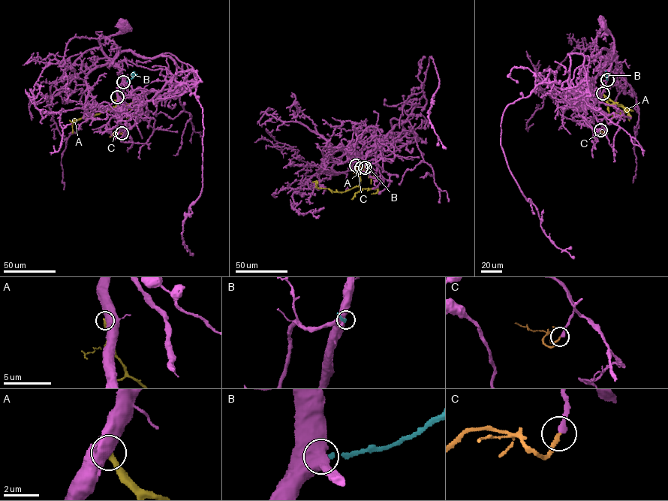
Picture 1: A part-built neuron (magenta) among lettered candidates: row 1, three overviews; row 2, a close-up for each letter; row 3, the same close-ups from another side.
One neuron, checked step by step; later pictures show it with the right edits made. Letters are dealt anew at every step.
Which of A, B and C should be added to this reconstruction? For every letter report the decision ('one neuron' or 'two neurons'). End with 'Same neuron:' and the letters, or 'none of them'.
A: two neurons
B: two neurons
C: one neuron
Same neuron: C

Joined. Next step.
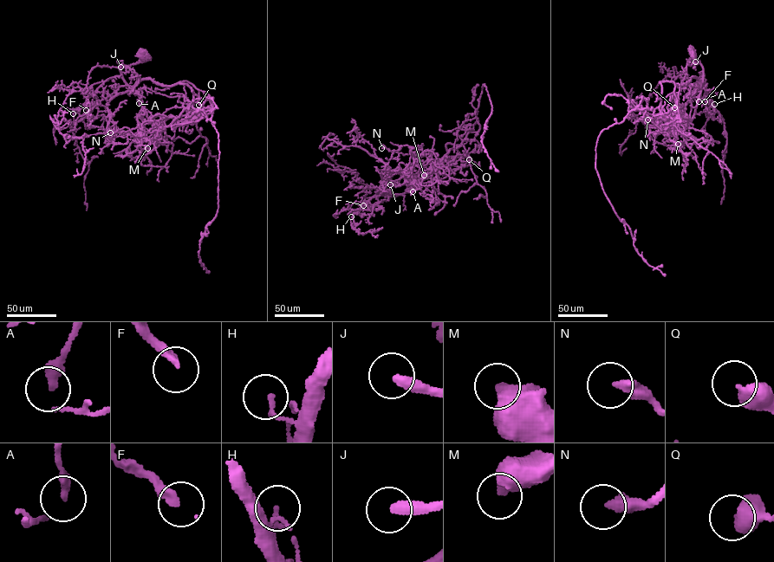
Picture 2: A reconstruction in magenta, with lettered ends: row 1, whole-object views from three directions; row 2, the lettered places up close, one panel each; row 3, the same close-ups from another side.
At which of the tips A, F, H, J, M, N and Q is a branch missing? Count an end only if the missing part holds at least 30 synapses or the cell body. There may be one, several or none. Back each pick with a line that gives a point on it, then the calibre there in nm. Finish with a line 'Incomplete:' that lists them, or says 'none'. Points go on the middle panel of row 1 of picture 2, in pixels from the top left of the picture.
M: at (424, 175); 460 nm thick
Incomplete: M

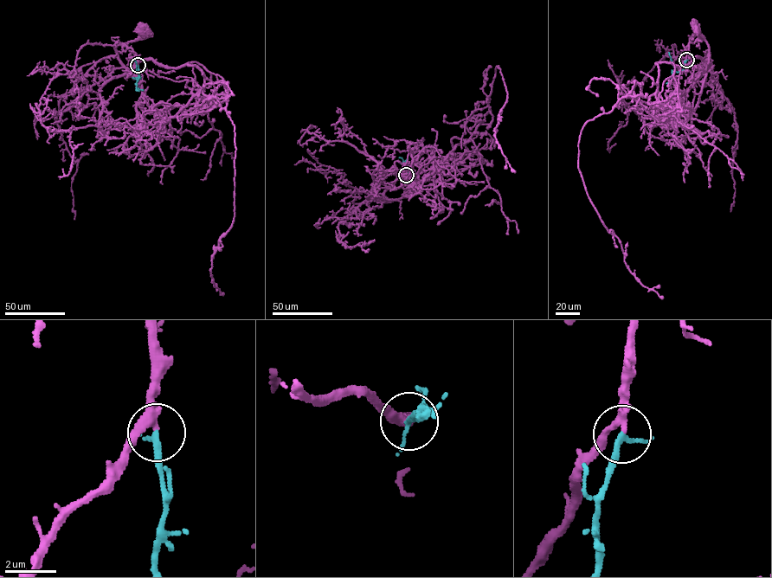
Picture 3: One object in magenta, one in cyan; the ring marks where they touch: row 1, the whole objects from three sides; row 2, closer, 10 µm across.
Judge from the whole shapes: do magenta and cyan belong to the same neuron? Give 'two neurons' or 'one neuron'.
one neuron

